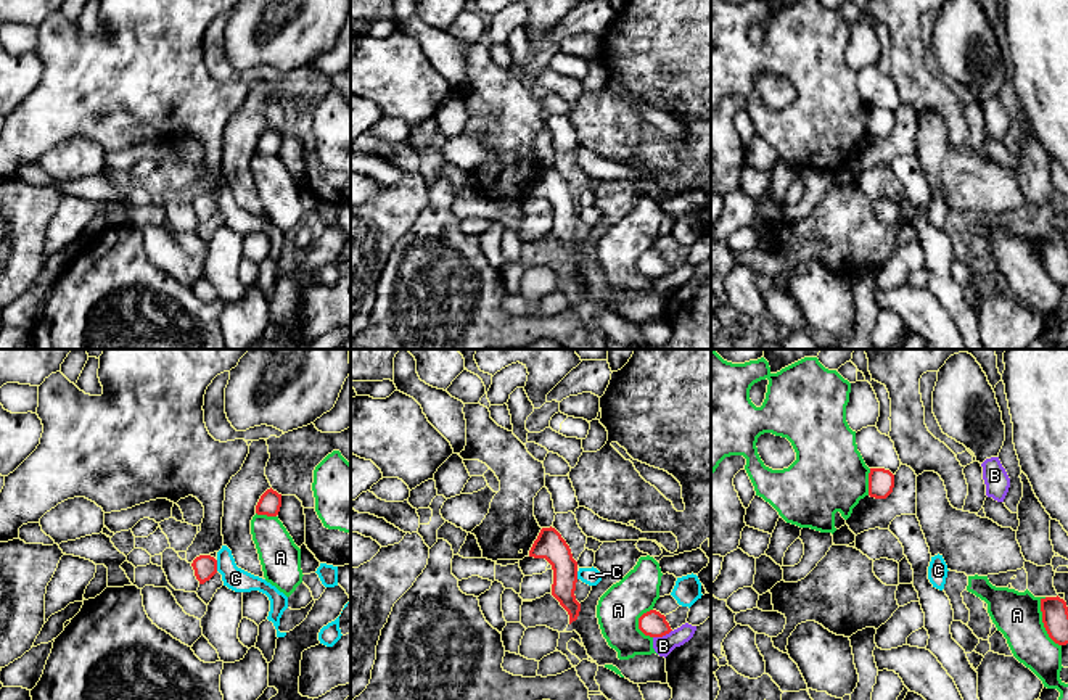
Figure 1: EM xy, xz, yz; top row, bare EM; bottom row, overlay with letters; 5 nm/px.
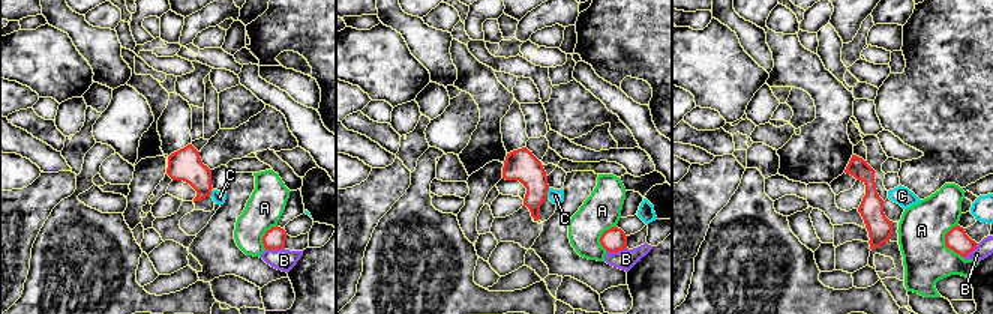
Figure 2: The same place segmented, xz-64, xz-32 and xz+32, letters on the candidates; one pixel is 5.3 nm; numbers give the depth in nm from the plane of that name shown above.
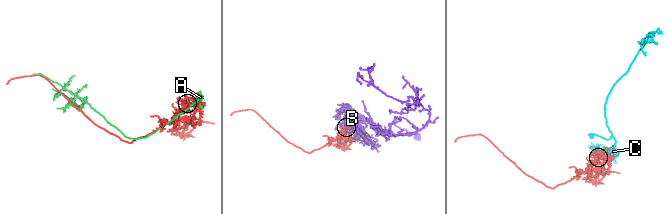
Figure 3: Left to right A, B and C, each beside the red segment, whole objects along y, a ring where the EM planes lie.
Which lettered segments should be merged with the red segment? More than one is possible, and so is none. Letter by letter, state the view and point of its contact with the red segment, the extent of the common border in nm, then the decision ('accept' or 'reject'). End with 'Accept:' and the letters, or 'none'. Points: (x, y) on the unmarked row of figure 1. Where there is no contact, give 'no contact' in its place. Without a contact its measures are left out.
A: yz (1043, 261) | 260 nm | reject
B: xz (661, 275) | 100 nm | reject
C: xy (216, 205) | 60 nm | reject
Accept: none

